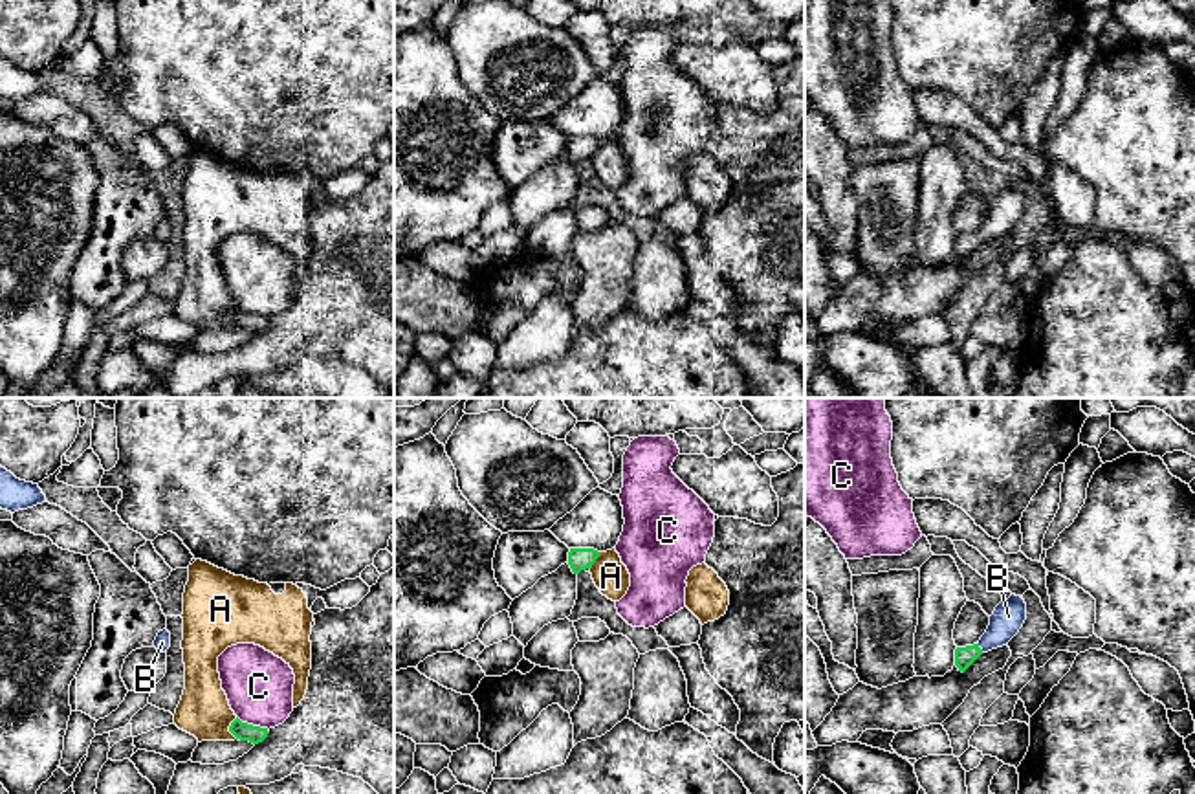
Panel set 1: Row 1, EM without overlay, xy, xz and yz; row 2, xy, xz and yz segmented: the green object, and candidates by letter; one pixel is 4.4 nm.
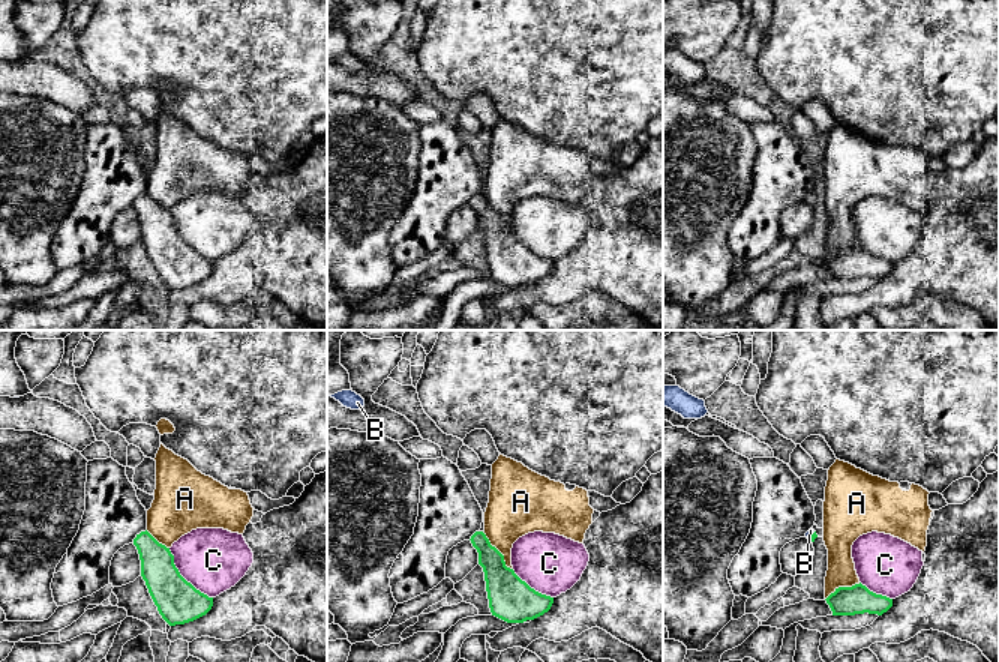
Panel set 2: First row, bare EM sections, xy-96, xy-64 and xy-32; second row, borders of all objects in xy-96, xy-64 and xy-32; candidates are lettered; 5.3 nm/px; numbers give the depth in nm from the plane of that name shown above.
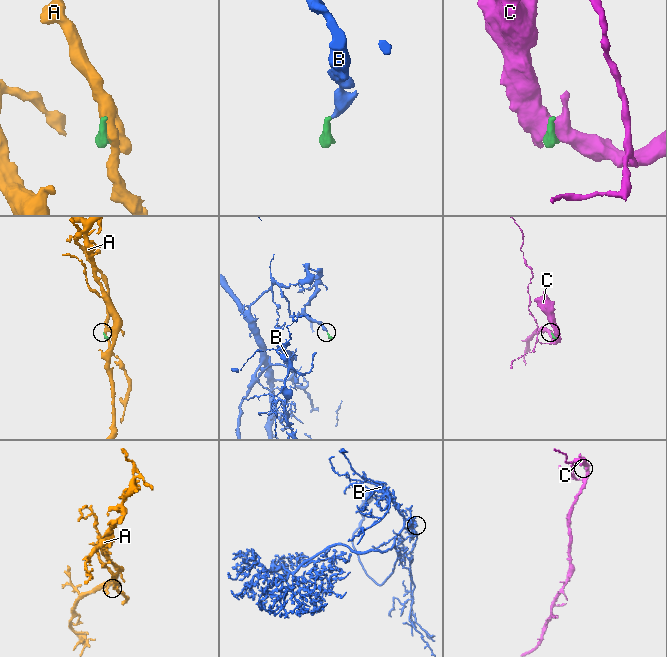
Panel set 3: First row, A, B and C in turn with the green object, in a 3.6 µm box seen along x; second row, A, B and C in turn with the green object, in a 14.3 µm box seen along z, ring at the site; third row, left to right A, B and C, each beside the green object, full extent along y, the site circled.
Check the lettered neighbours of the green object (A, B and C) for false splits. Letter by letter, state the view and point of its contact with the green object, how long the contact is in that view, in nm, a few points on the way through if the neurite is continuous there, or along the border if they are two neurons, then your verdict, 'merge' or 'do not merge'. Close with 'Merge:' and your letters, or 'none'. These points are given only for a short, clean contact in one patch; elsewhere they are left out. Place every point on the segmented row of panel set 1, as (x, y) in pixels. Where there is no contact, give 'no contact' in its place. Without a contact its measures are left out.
A: meets green in xy at (230, 728); contact 100 nm long; do not merge
B: meets green in yz at (979, 648); contact 50 nm long; runs through yz (964, 657), (979, 648), (1008, 617); merge
C: meets green in xy at (252, 725); contact 160 nm long; border along xy (237, 716), (242, 721), (268, 728); do not merge
Merge: B

